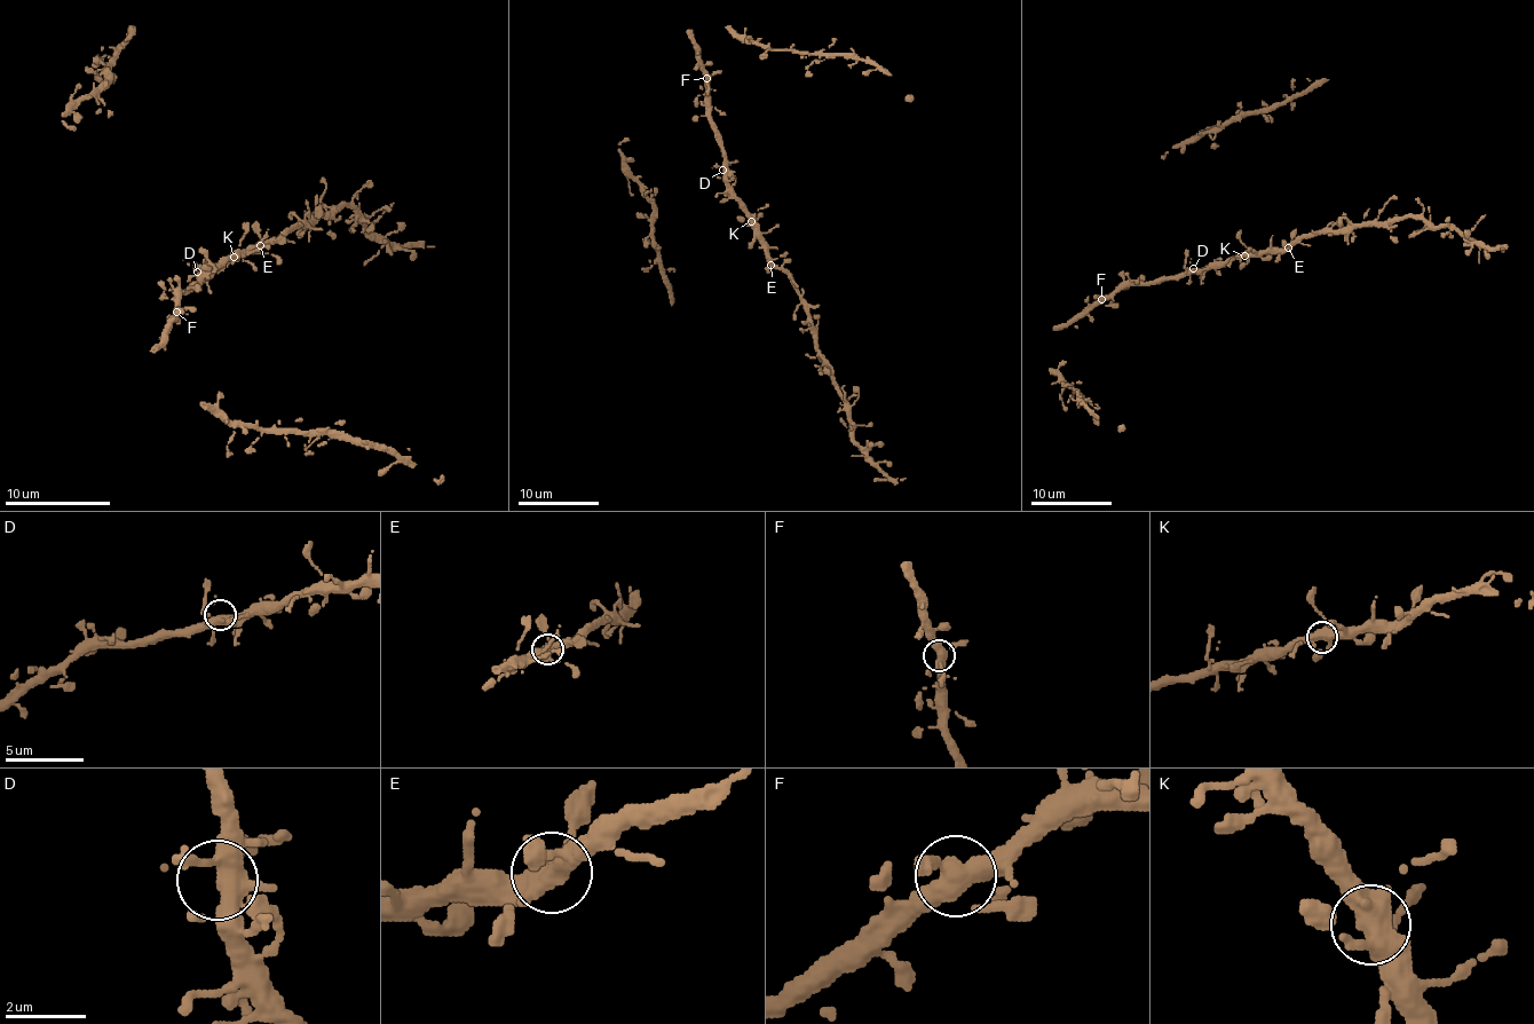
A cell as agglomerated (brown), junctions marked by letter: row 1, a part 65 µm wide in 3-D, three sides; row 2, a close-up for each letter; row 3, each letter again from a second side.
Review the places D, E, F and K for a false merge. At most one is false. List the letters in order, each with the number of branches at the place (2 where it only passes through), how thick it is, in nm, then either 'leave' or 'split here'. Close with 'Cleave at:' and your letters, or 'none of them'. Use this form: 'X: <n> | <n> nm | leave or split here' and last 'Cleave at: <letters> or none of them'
D: 4 | 400 nm | leave
E: 4 | 420 nm | leave
F: 5 | 380 nm | leave
K: 4 | 420 nm | leave
Cleave at: none of them

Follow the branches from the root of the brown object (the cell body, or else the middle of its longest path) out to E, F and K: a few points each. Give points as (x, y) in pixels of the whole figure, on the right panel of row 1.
E: (1177, 274), (1206, 273), (1236, 256), (1260, 256), (1287, 247)
F: (1177, 274), (1145, 284), (1120, 284), (1101, 299)
K: (1177, 274), (1206, 273), (1226, 260), (1244, 256)

